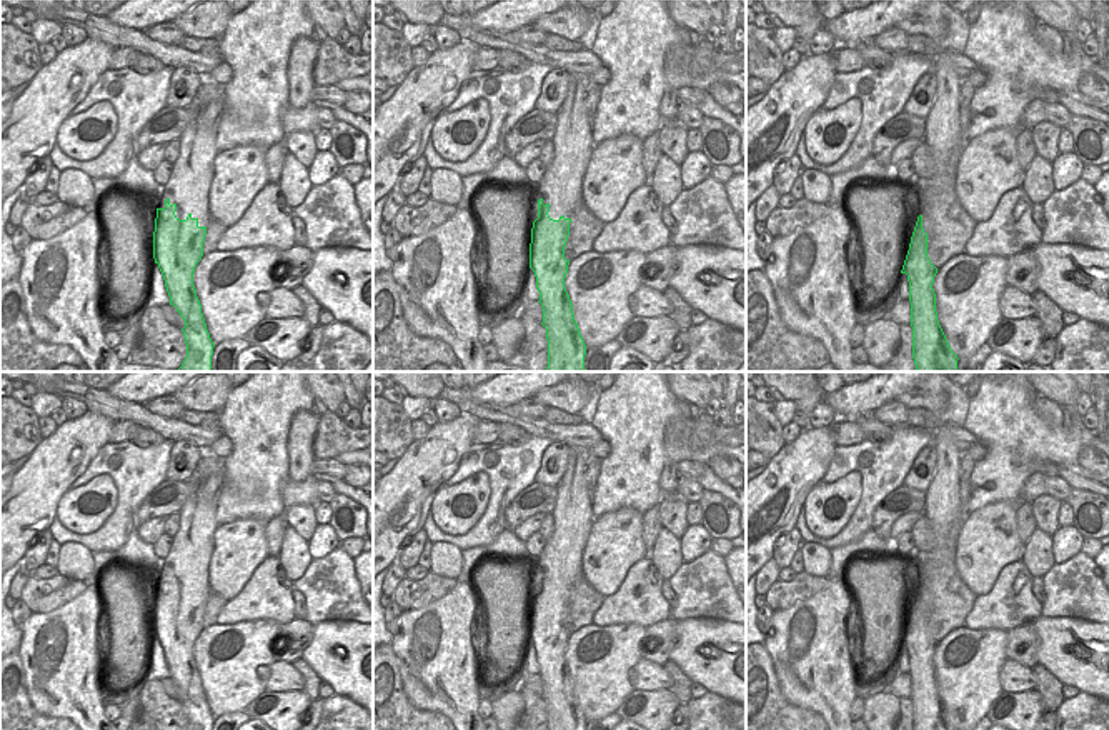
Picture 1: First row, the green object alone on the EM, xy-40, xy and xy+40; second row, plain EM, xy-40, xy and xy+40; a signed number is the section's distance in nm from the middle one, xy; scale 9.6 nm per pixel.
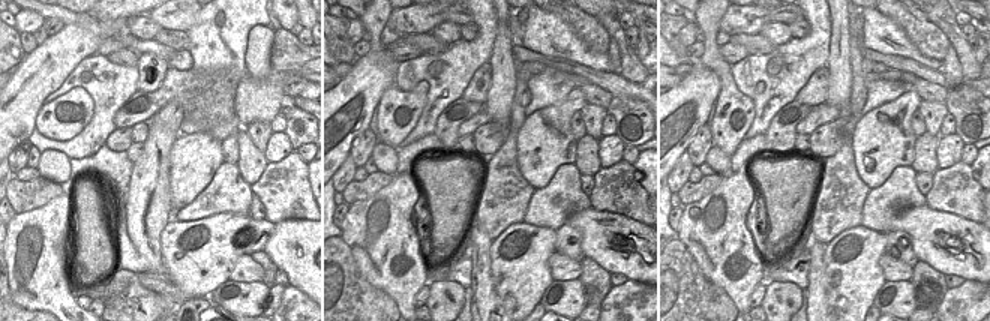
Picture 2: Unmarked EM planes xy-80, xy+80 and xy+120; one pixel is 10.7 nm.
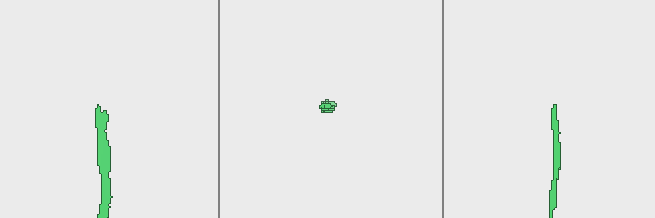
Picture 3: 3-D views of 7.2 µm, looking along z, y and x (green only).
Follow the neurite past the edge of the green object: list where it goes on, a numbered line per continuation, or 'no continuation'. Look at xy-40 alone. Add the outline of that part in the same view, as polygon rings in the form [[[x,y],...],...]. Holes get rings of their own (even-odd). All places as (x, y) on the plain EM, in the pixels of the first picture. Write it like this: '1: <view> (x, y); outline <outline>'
1: xy-40 (192, 549); outline [[[196,493],[190,495],[180,510],[180,528],[170,553],[157,568],[157,582],[165,582],[168,572],[170,578],[177,578],[177,592],[186,593],[186,577],[210,565],[218,527],[216,507],[200,503]]]

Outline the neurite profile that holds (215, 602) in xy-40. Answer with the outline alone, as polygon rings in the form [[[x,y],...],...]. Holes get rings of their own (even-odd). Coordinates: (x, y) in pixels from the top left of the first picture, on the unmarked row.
[[[208,568],[206,570],[200,570],[198,575],[190,573],[186,577],[186,590],[196,592],[198,593],[198,600],[205,600],[206,602],[206,608],[205,608],[205,628],[211,627],[211,625],[218,625],[216,618],[220,615],[220,612],[223,610],[223,607],[226,605],[226,600],[213,592],[210,588],[210,582],[208,582]]]

